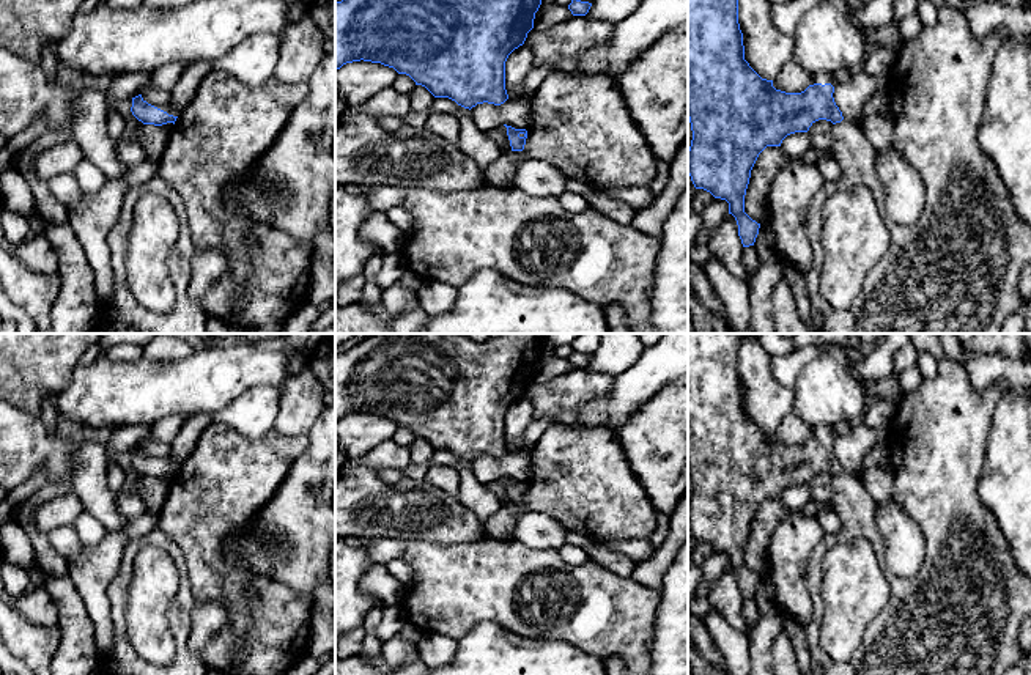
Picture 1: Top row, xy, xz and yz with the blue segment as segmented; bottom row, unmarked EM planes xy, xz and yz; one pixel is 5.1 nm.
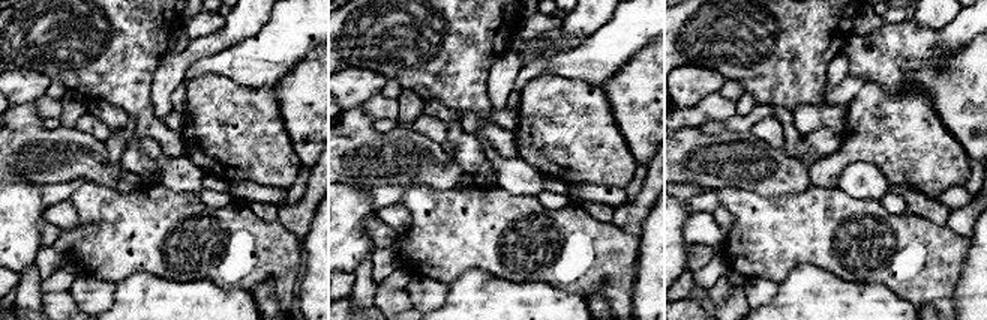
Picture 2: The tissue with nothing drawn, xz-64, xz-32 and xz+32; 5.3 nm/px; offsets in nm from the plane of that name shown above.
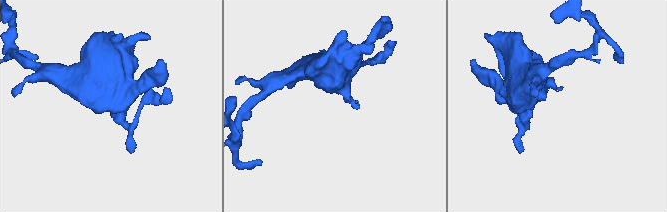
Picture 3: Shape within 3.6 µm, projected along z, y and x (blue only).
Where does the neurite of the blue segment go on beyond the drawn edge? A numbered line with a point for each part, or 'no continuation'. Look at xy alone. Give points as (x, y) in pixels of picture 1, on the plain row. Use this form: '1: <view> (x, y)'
no continuation

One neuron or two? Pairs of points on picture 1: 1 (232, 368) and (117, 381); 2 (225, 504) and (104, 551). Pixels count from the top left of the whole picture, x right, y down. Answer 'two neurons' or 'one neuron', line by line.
1: one neuron
2: two neurons

